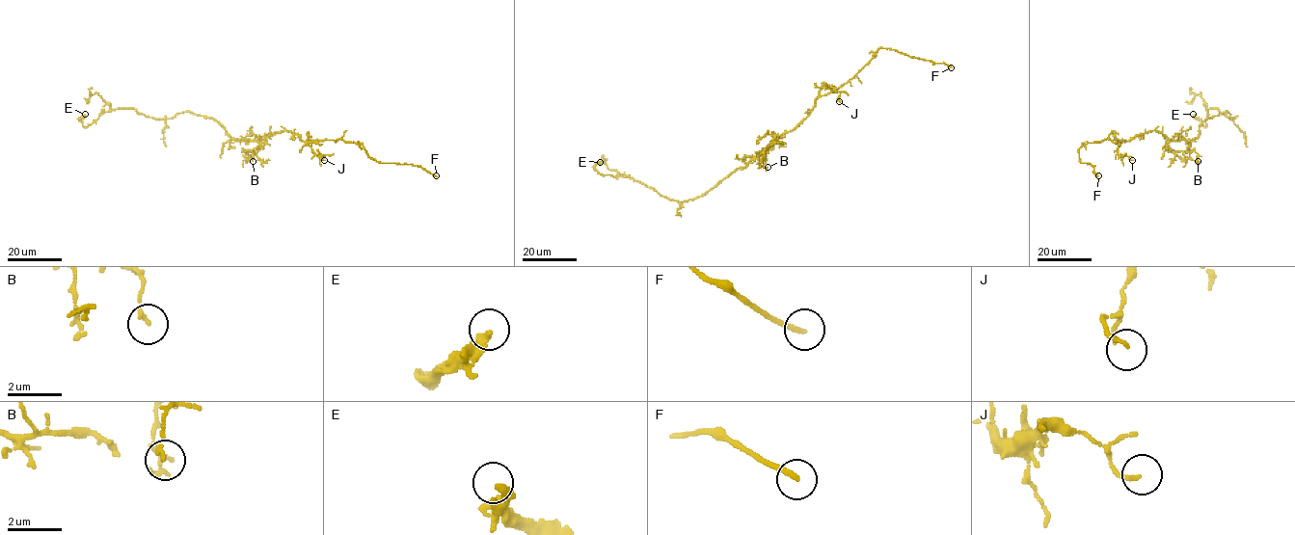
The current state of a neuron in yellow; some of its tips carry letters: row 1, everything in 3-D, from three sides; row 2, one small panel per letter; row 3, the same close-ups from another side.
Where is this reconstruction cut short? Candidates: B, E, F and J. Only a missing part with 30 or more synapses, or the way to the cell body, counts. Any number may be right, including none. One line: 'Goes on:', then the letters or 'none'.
Goes on: F

